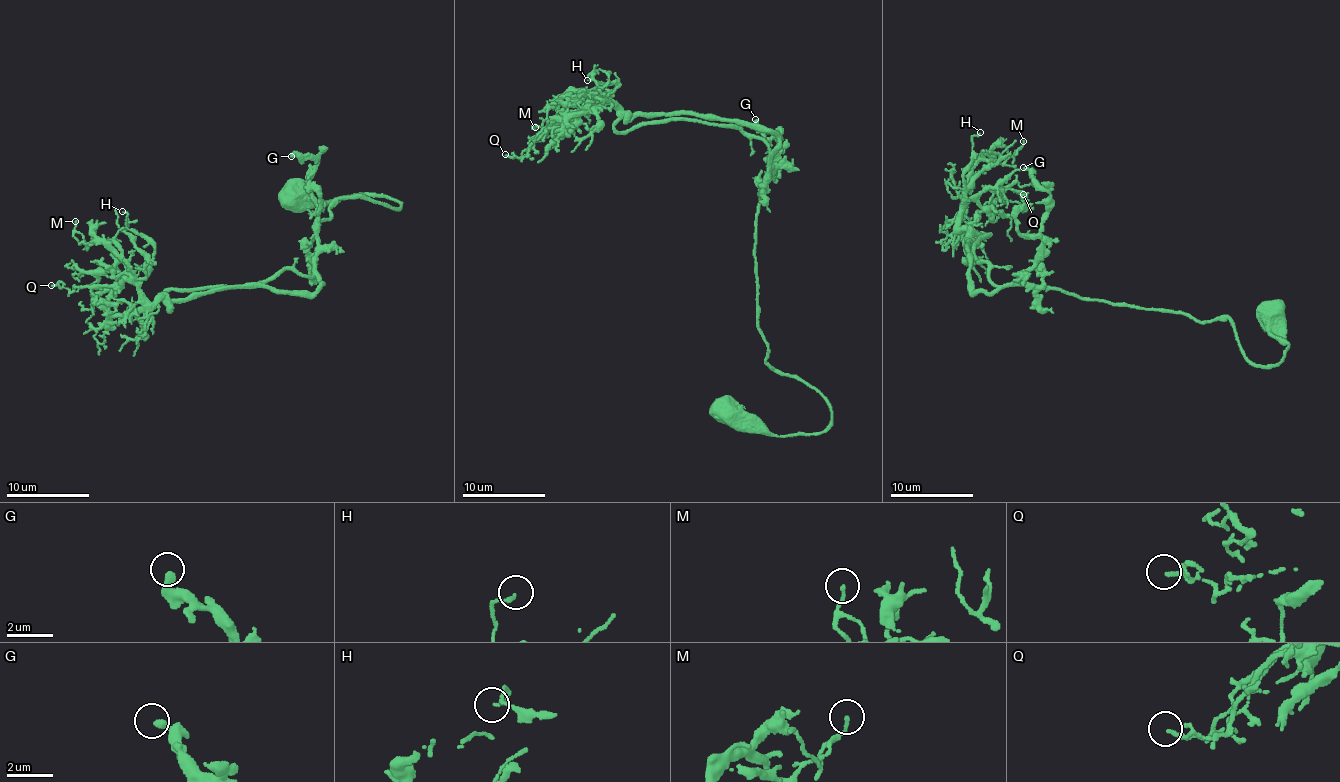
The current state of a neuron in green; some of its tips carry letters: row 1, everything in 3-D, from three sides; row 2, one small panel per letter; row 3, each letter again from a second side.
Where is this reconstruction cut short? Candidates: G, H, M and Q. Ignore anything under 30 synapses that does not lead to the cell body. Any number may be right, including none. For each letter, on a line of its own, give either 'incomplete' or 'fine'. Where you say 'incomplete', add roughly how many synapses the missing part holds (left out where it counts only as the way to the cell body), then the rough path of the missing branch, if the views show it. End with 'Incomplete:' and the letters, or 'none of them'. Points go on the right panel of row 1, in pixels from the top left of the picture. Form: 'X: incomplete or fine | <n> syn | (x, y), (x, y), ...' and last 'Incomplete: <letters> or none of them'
G: fine
H: fine
M: fine
Q: fine
Incomplete: none of them

